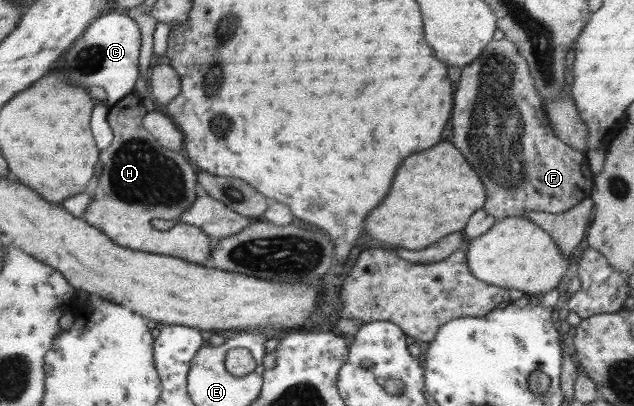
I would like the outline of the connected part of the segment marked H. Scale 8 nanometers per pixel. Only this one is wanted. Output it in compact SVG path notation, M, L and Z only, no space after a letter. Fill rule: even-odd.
M132 92L108 110L108 125L111 127L114 137L107 148L100 150L99 160L101 160L102 169L98 177L93 178L92 186L89 189L89 193L92 193L92 201L80 218L101 230L119 246L131 250L182 258L190 263L205 265L211 258L212 238L196 226L180 222L180 216L197 198L195 184L198 182L196 177L198 170L185 154L167 150L154 136L149 134L148 130L145 130L142 120L147 114L147 109L143 105L143 99L139 94ZM153 218L177 220L178 223L170 230L161 232L151 224Z

